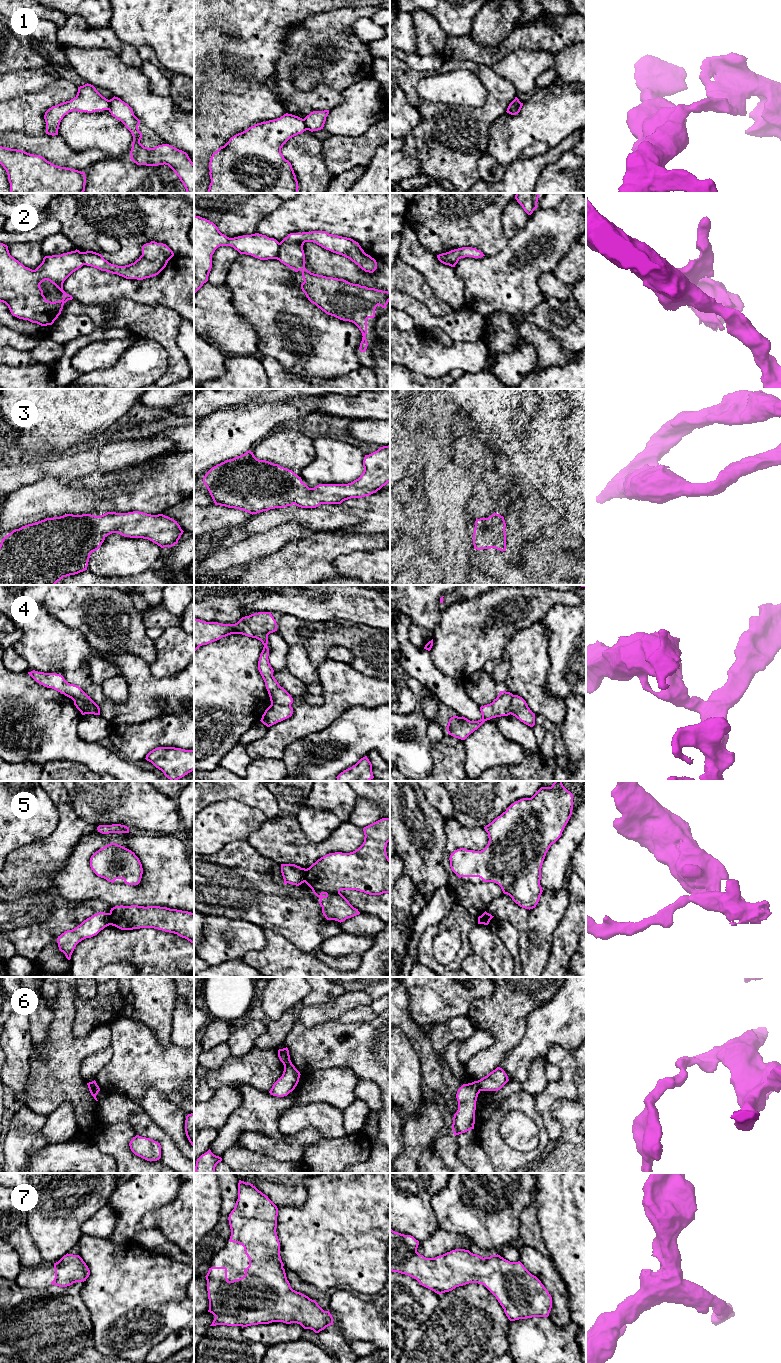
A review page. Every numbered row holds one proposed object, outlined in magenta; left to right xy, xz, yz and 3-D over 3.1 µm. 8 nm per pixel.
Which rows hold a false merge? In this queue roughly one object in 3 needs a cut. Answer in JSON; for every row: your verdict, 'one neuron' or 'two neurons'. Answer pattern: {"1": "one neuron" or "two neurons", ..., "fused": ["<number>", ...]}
{"1": "two neurons", "2": "two neurons", "3": "one neuron", "4": "two neurons", "5": "two neurons", "6": "two neurons", "7": "one neuron", "fused": ["1", "2", "4", "5", "6"]}

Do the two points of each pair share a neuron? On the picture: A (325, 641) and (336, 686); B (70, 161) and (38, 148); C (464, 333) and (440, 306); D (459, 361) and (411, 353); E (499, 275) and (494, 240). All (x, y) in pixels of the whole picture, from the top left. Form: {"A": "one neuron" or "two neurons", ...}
{"A": "two neurons", "B": "one neuron", "C": "two neurons", "D": "one neuron", "E": "two neurons"}

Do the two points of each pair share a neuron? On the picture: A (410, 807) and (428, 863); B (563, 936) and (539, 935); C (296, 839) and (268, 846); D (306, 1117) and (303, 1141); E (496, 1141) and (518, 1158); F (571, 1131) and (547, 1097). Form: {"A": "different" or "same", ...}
{"A": "same", "B": "different", "C": "same", "D": "different", "E": "same", "F": "different"}

